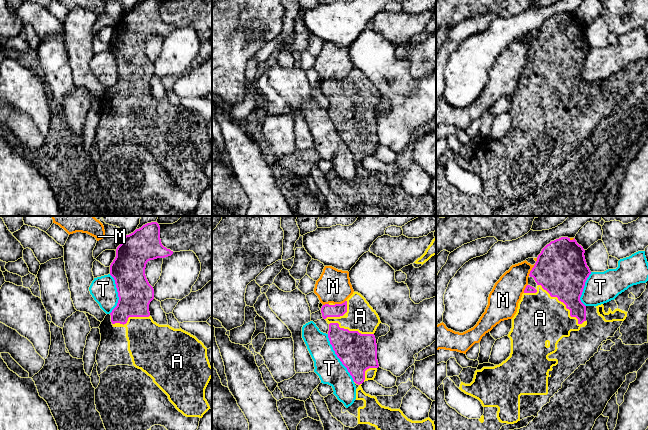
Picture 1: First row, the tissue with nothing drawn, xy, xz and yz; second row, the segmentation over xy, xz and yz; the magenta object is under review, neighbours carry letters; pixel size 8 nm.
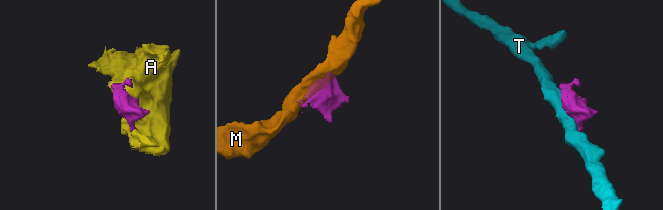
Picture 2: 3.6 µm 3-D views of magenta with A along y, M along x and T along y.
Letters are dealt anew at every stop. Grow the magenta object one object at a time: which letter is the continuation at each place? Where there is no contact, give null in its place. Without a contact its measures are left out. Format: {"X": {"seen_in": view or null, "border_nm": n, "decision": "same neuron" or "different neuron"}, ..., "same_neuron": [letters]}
{"A": {"seen_in": "yz", "border_nm": 480, "decision": "same neuron"}, "M": {"seen_in": "yz", "border_nm": 110, "decision": "different neuron"}, "T": {"seen_in": "xz", "border_nm": 440, "decision": "different neuron"}, "same_neuron": ["A"]}

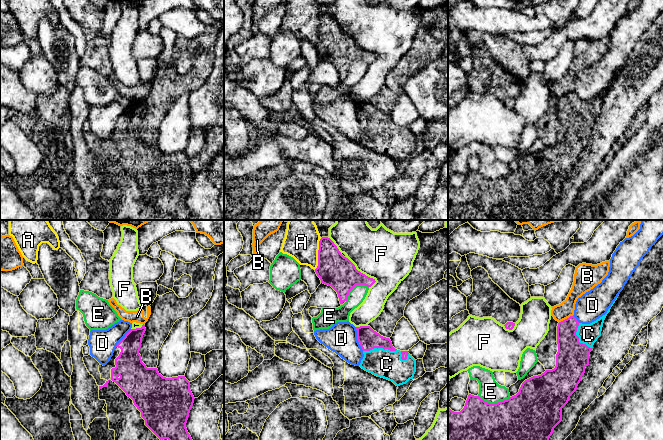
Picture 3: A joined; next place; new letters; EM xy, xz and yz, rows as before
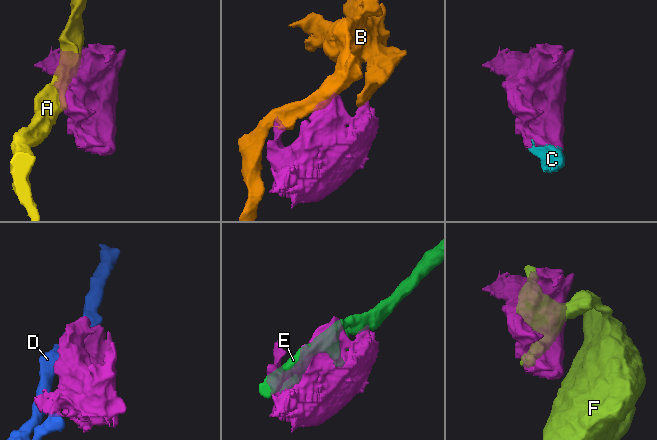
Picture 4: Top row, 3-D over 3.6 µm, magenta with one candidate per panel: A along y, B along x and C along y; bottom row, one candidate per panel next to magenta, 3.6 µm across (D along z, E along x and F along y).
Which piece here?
{"A": {"seen_in": "xz", "border_nm": 260, "decision": "different neuron"}, "B": {"seen_in": "yz", "border_nm": 140, "decision": "different neuron"}, "C": {"seen_in": "xz", "border_nm": 280, "decision": "same neuron"}, "D": {"seen_in": "xy", "border_nm": 190, "decision": "different neuron"}, "E": {"seen_in": "yz", "border_nm": 260, "decision": "different neuron"}, "F": {"seen_in": "xz", "border_nm": 320, "decision": "different neuron"}, "same_neuron": ["C"]}

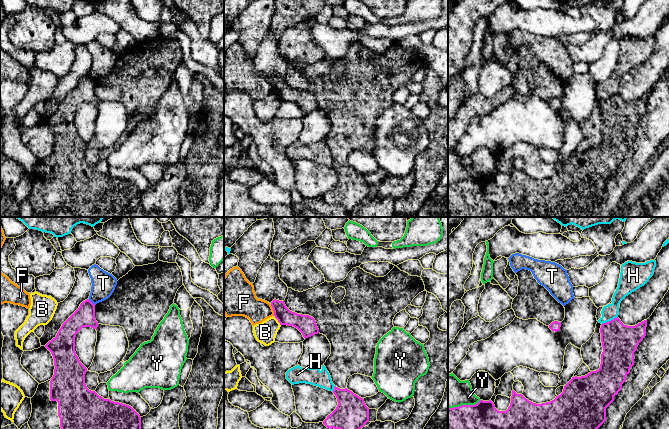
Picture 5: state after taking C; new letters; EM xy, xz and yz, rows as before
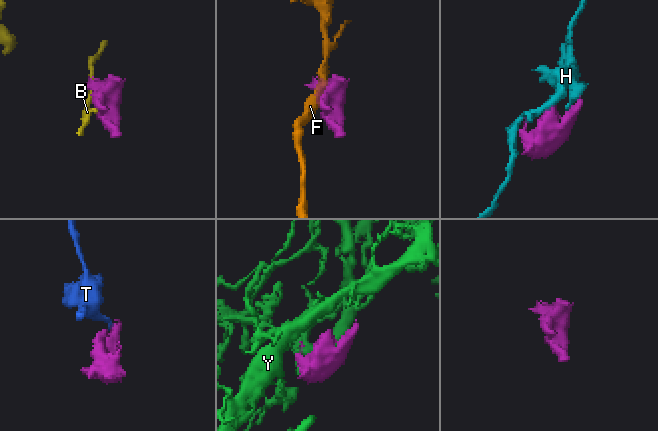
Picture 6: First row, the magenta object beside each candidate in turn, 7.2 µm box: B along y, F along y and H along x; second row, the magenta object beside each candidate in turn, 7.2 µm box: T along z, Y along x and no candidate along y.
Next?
{"B": {"seen_in": "xz", "border_nm": 110, "decision": "different neuron"}, "F": {"seen_in": "xz", "border_nm": 100, "decision": "different neuron"}, "H": {"seen_in": "yz", "border_nm": 140, "decision": "different neuron"}, "T": {"seen_in": "xy", "border_nm": 80, "decision": "different neuron"}, "Y": {"seen_in": "yz", "border_nm": 280, "decision": "different neuron"}, "same_neuron": []}

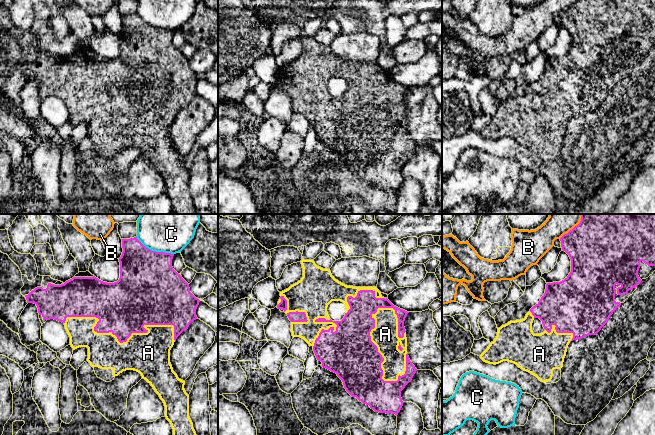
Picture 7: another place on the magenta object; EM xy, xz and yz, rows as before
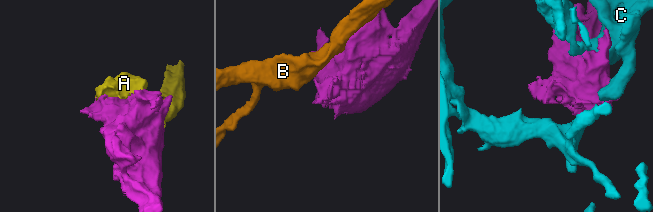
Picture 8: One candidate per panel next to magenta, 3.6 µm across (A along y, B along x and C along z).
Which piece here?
{"A": {"seen_in": "xz", "border_nm": 600, "decision": "same neuron"}, "B": {"seen_in": "yz", "border_nm": 200, "decision": "different neuron"}, "C": {"seen_in": "xy", "border_nm": 340, "decision": "different neuron"}, "same_neuron": ["A"]}

